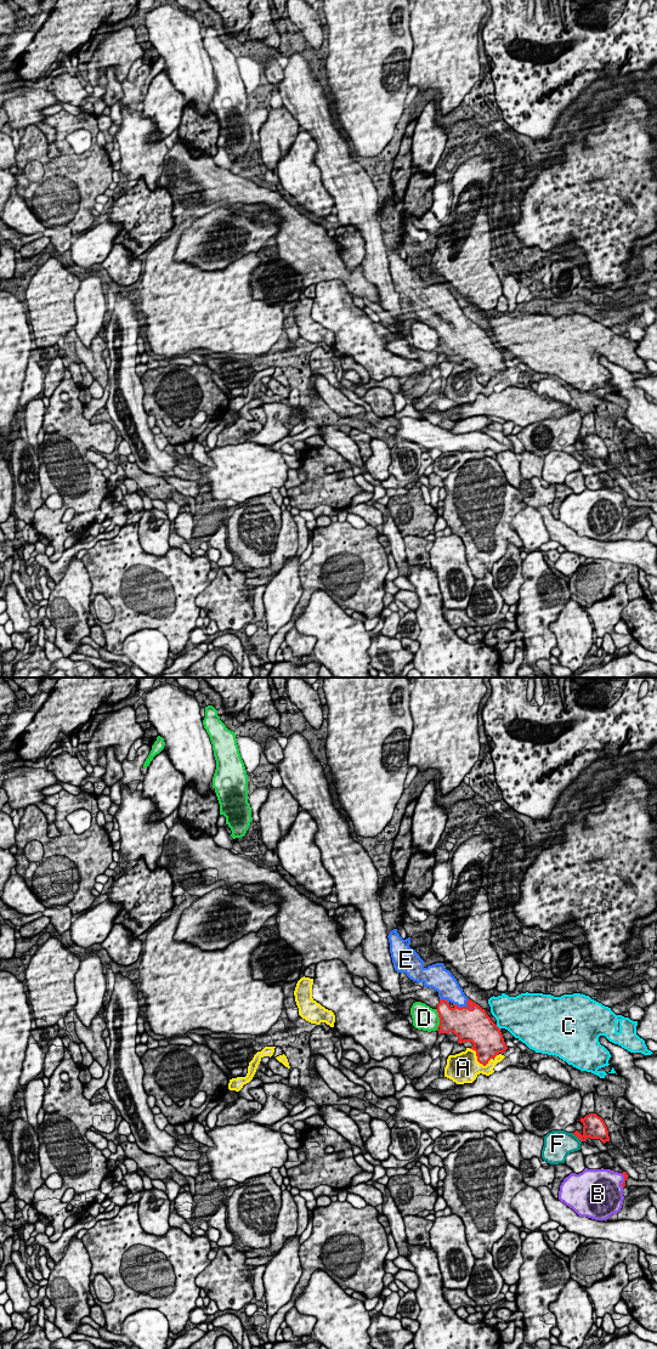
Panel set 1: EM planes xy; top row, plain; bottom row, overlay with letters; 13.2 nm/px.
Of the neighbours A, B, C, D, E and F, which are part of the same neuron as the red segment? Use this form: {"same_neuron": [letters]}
{"same_neuron": ["E"]}

